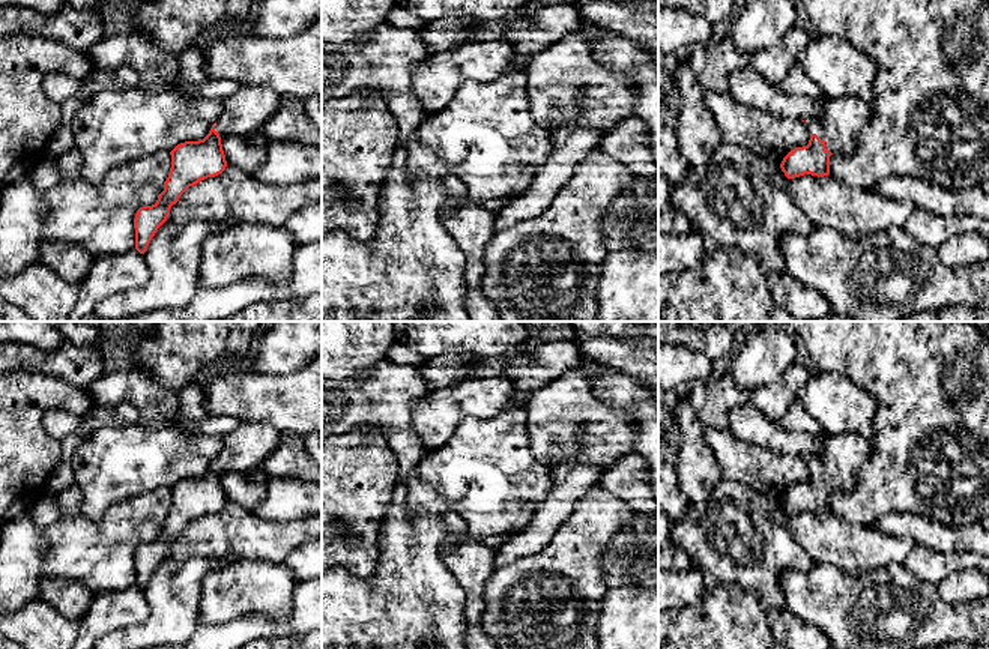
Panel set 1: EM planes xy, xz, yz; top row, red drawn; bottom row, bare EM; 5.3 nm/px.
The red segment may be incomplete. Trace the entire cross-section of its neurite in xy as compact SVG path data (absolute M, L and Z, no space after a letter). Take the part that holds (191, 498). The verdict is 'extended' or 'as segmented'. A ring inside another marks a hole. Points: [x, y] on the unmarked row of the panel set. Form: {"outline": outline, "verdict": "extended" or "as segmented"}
{"outline": "M242 422L234 431L222 436L222 440L222 451L203 476L180 479L170 488L171 505L164 527L155 541L137 547L134 565L135 586L140 590L147 587L152 574L167 557L171 542L189 523L225 506L221 475L262 466L280 445L281 431L266 422Z", "verdict": "extended"}

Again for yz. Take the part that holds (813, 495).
{"outline": "M824 433L819 439L821 454L804 455L810 476L795 484L782 497L780 505L788 515L804 511L828 512L830 493L851 493L857 485L860 469L873 455L873 442L860 434Z", "verdict": "extended"}

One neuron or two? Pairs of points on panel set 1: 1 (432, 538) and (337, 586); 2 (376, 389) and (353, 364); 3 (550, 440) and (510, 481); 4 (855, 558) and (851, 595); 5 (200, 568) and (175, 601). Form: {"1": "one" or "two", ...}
{"1": "one", "2": "two", "3": "two", "4": "two", "5": "one"}

